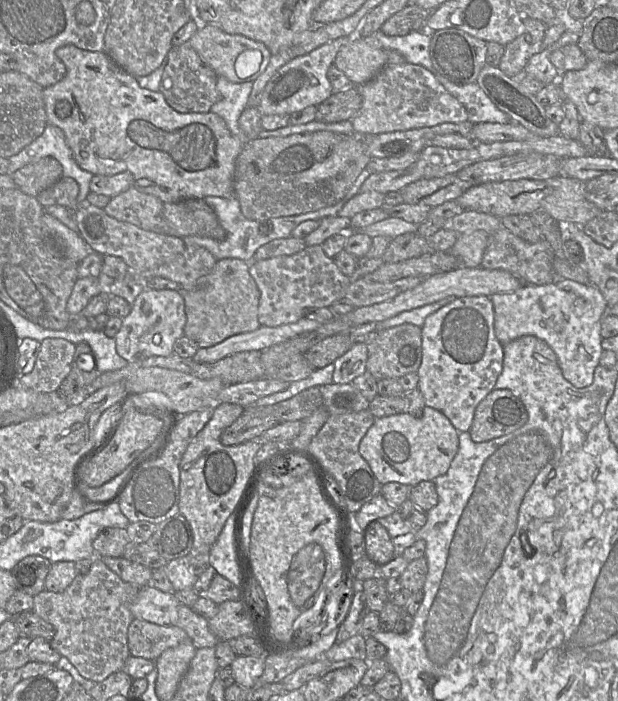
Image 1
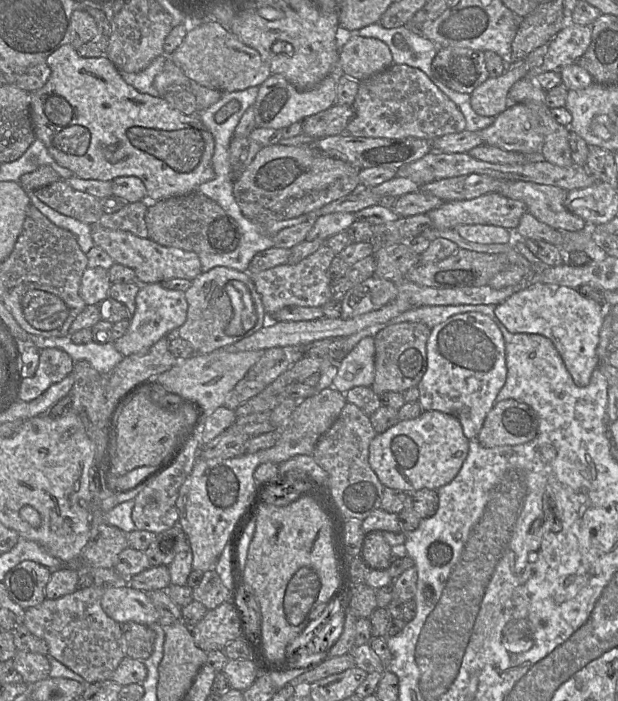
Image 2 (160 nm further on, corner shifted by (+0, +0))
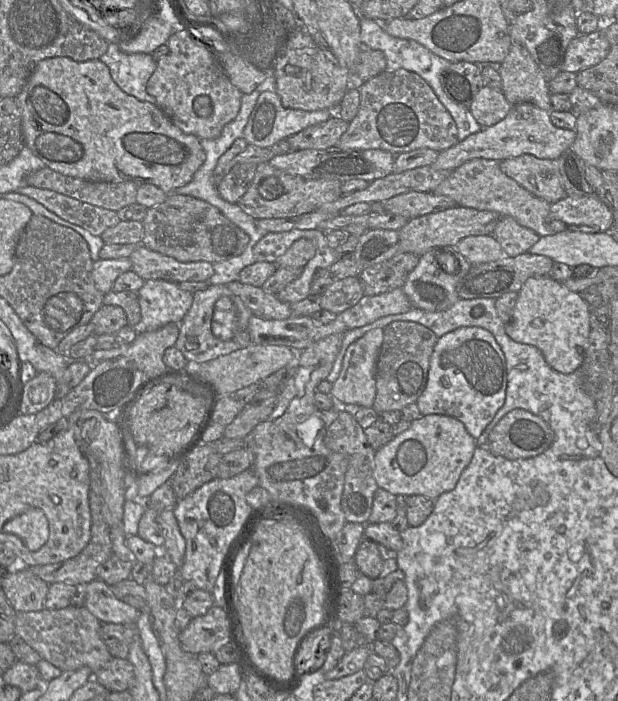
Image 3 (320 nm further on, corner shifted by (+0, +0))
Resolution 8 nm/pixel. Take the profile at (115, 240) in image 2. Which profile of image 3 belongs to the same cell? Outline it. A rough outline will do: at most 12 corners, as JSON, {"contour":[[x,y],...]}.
{"contour":[[139,244],[131,270],[145,281],[208,281],[206,261],[180,262]]}

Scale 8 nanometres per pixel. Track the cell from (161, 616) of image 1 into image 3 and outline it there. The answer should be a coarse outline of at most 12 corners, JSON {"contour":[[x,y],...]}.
{"contour":[[99,578],[87,584],[85,607],[101,623],[136,624],[139,610]]}

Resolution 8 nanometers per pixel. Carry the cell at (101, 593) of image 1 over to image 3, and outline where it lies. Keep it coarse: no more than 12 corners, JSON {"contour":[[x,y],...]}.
{"contour":[[85,606],[17,612],[15,634],[62,671],[113,658]]}

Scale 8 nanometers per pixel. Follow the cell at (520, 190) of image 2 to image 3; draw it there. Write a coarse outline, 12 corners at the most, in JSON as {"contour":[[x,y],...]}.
{"contour":[[477,158],[433,193],[457,206],[512,217],[540,237],[551,204]]}

